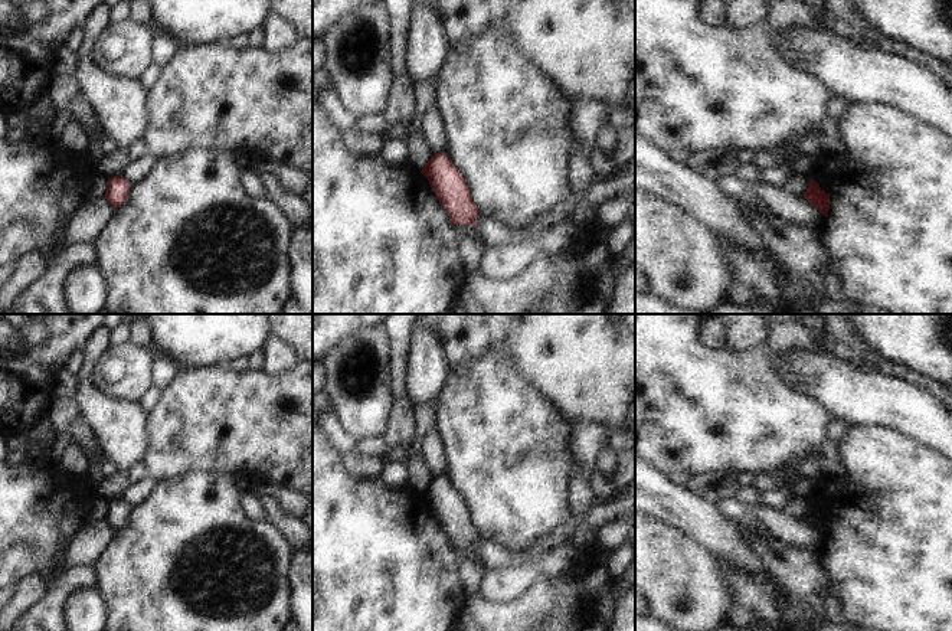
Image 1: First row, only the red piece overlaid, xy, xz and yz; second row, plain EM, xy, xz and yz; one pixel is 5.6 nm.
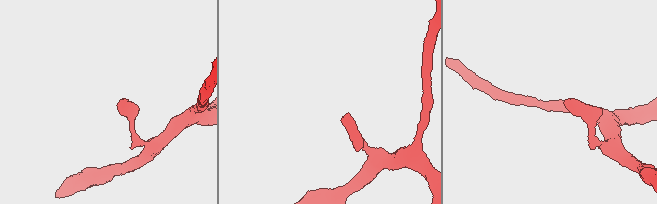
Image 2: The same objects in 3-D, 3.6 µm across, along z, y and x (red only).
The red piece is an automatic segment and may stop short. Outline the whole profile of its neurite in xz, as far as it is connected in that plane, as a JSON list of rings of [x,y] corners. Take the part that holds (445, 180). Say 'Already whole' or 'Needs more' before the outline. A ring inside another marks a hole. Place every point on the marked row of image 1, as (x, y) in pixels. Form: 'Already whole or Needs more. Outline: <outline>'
Already whole. Outline: [[[445,151],[434,154],[421,173],[428,179],[454,226],[472,225],[477,229],[480,210],[471,199],[467,182]]]

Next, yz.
Already whole. Outline: [[[809,179],[809,187],[804,193],[804,199],[817,207],[825,218],[828,216],[830,194],[825,193],[812,179]]]

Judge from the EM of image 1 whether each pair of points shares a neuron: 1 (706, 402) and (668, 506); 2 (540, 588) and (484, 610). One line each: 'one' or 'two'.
1: two
2: one

